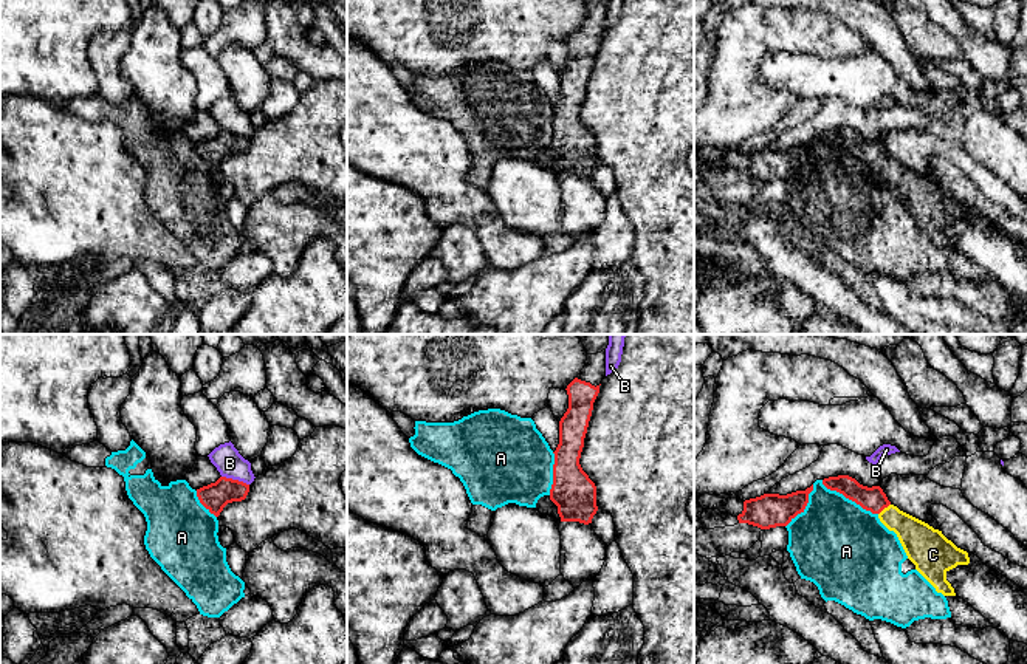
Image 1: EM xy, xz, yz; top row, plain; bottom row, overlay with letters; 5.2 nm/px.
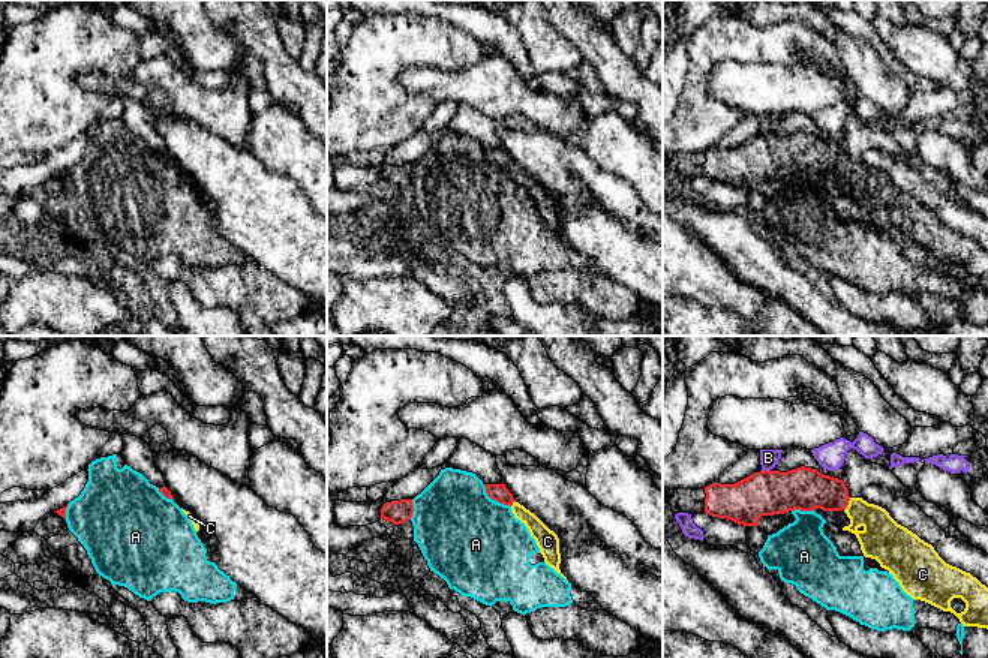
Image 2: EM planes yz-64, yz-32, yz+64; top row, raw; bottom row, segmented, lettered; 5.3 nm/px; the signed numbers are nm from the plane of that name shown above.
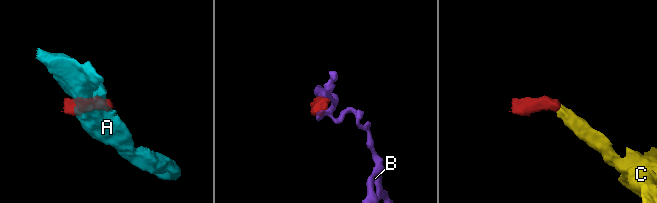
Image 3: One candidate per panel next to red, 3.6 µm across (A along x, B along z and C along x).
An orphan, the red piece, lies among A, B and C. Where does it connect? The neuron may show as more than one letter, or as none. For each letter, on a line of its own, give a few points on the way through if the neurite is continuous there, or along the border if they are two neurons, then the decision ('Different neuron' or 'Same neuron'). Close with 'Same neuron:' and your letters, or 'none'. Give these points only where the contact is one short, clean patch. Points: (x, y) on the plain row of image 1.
A: Different neuron
B: Different neuron
C: Path across: yz (872, 152), (883, 161), (919, 194). Same neuron
Same neuron: C

